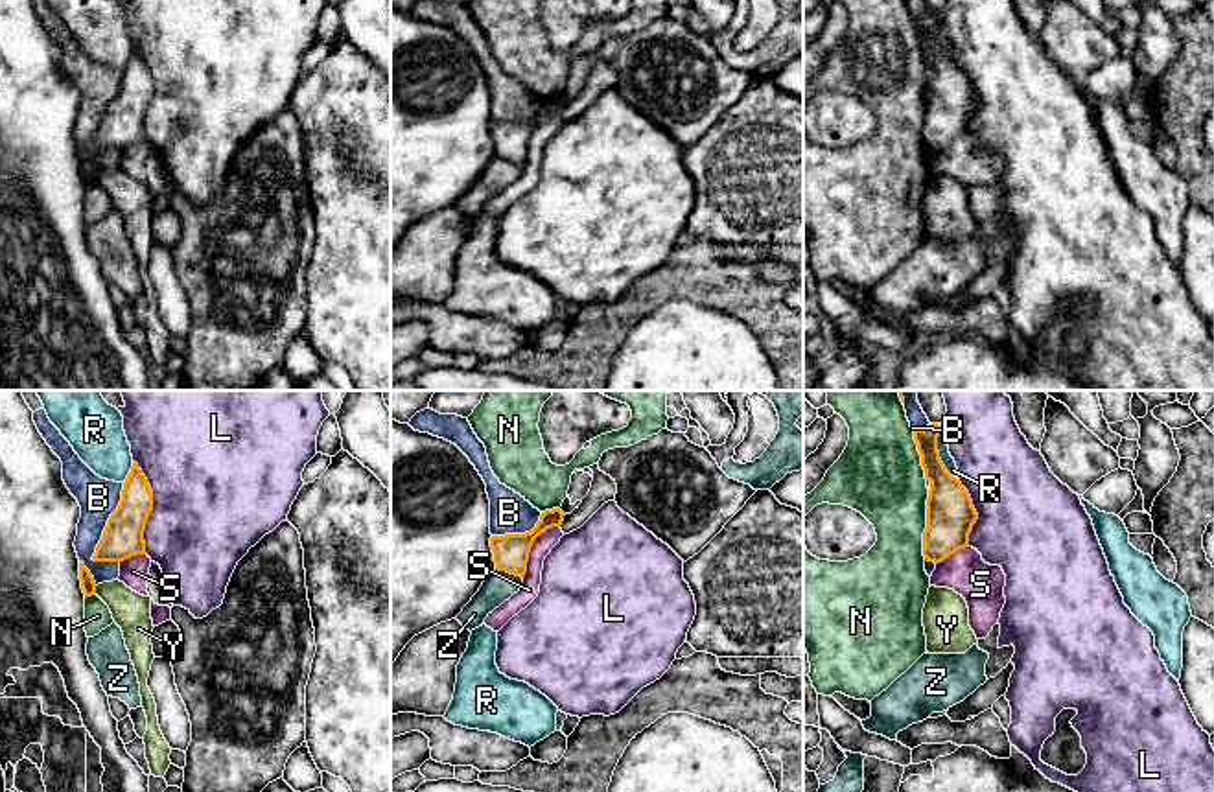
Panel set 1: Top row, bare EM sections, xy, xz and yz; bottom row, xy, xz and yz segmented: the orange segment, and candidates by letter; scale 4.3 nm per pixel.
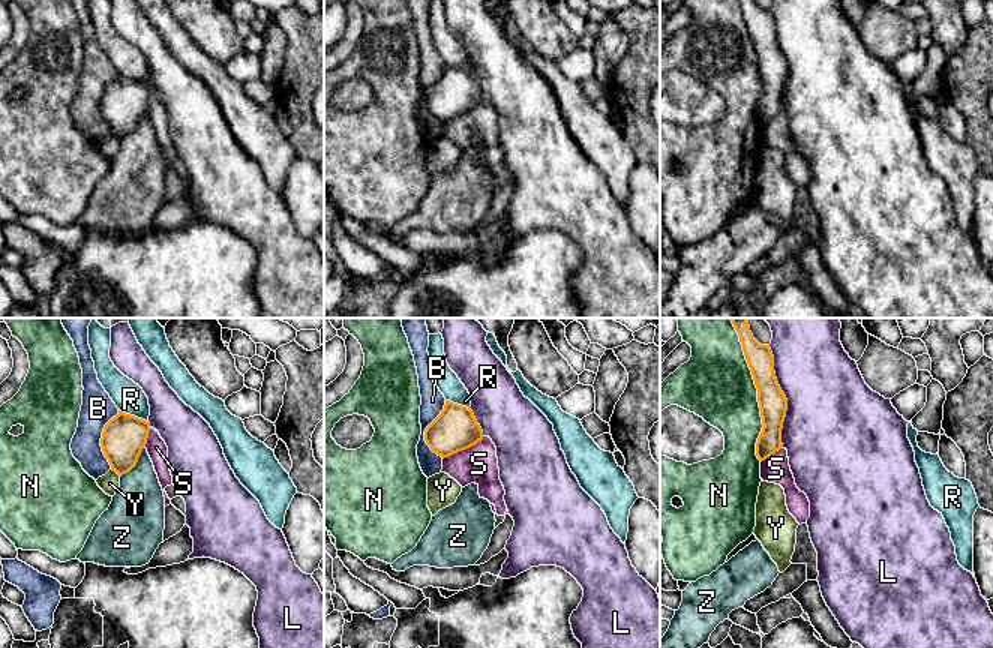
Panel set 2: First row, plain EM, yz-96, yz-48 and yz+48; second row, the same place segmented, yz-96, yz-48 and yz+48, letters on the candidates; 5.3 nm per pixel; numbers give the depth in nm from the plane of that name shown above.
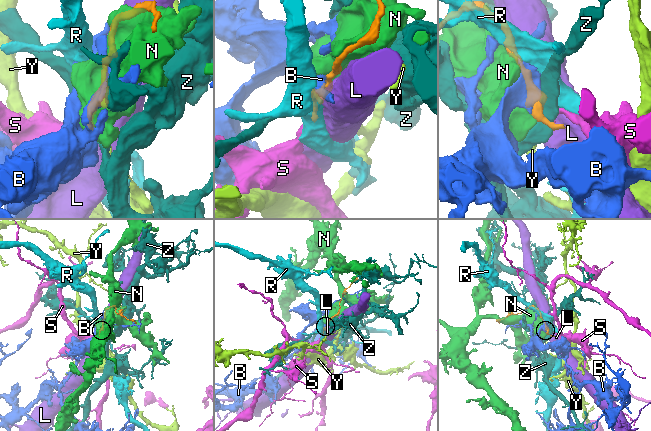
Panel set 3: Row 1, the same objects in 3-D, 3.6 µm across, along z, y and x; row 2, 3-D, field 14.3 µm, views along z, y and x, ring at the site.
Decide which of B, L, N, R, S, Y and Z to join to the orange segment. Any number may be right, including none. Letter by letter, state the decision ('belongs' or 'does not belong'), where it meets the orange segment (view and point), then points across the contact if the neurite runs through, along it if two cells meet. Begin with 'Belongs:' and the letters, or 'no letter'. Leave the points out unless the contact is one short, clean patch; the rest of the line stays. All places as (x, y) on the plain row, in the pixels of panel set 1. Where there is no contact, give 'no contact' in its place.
Belongs: no letter
B: does not belong; meets orange in xy at (107, 111)
L: does not belong; meets orange in xy at (151, 94)
N: does not belong; meets orange in yz at (927, 113)
R: does not belong; meets orange in yz at (938, 39)
S: does not belong; meets orange in xz at (531, 133); border along xz (559, 113), (548, 115), (535, 128), (527, 159), (522, 164)
Y: does not belong; meets orange in xy at (94, 177); border along xy (94, 174), (96, 179)
Z: does not belong; meets orange in xz at (509, 159)

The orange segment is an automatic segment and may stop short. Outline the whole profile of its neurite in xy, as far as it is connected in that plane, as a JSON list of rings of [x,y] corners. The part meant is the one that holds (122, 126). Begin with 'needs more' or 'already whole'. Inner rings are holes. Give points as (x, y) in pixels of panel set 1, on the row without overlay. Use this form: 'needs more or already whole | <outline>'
already whole | [[[133,50],[123,70],[122,88],[111,101],[92,147],[123,149],[146,142],[144,118],[151,98],[153,77],[138,52]]]

